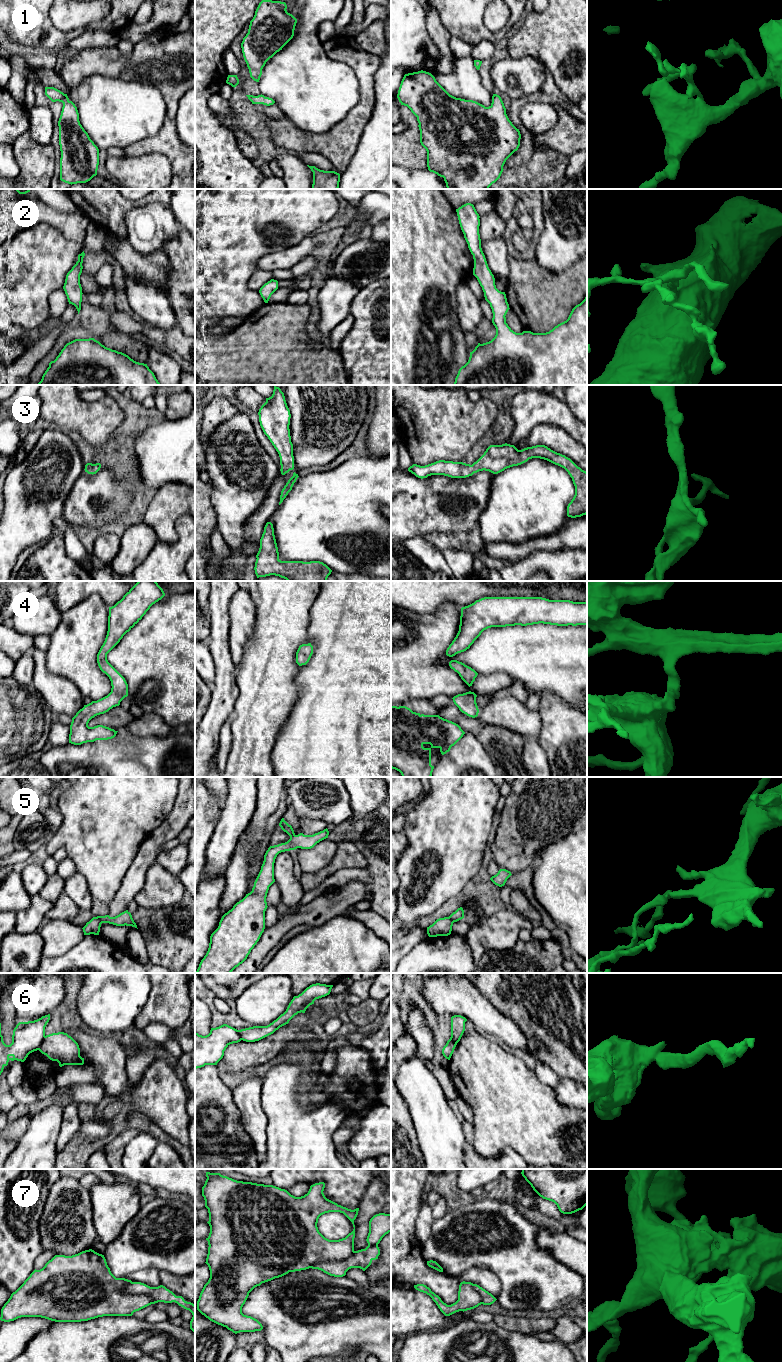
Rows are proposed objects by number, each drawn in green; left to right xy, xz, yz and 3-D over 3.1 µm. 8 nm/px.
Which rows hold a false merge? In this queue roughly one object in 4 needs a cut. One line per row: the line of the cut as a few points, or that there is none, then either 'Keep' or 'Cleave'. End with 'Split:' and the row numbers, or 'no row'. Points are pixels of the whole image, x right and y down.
1: No split. Keep
2: No split. Keep
3: No split. Keep
4: No split. Keep
5: Split along xy (96, 917), (102, 922). Cleave
6: Split along xy (45, 1036), (38, 1049). Cleave
7: No split. Keep
Split: 5, 6

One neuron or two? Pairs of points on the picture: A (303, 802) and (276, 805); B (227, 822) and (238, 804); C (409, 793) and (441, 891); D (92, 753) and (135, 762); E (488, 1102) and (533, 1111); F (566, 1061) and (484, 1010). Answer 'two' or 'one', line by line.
A: two
B: one
C: two
D: one
E: one
F: two

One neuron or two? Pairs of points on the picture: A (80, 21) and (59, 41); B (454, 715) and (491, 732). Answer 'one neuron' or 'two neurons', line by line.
A: two neurons
B: one neuron

